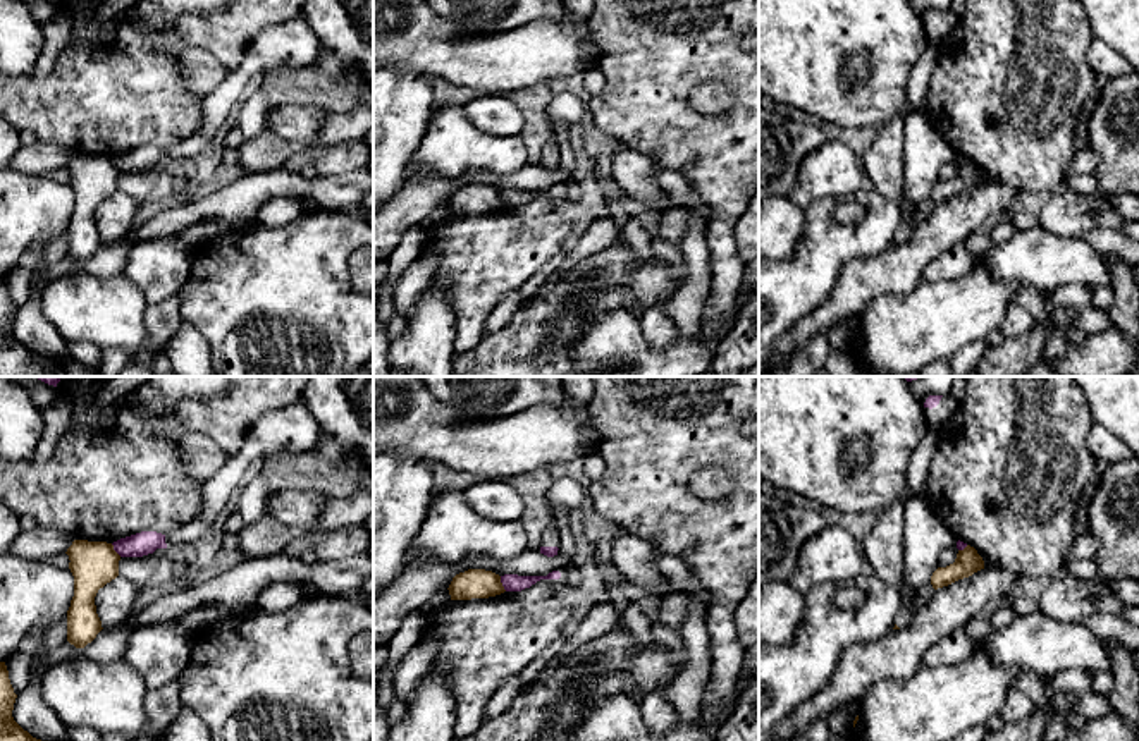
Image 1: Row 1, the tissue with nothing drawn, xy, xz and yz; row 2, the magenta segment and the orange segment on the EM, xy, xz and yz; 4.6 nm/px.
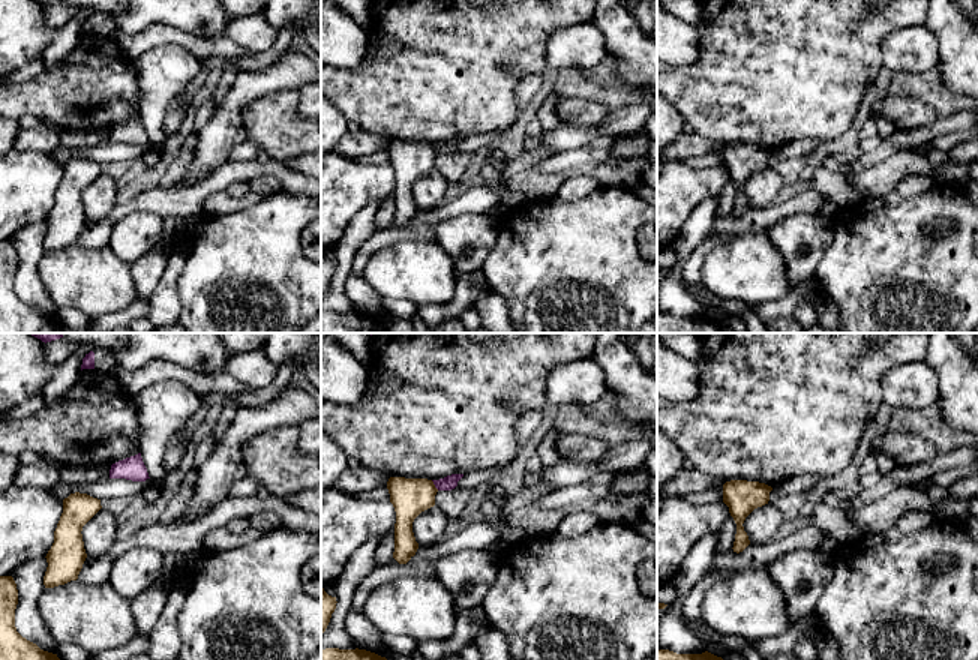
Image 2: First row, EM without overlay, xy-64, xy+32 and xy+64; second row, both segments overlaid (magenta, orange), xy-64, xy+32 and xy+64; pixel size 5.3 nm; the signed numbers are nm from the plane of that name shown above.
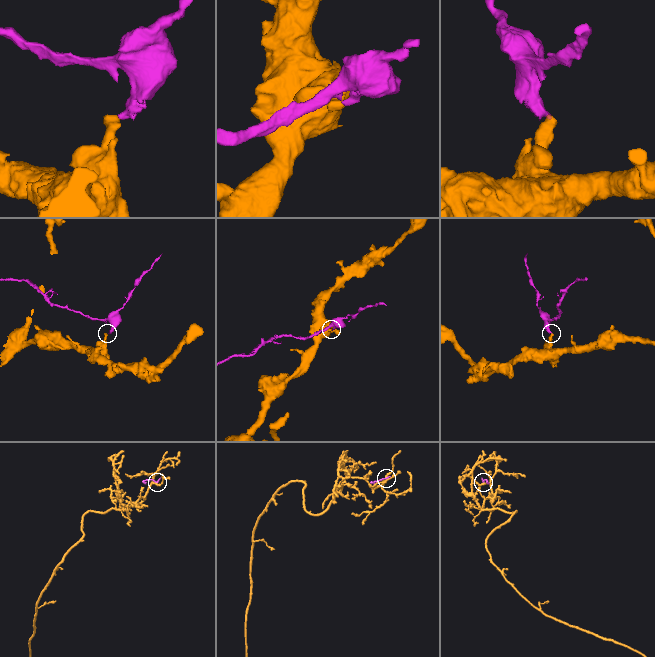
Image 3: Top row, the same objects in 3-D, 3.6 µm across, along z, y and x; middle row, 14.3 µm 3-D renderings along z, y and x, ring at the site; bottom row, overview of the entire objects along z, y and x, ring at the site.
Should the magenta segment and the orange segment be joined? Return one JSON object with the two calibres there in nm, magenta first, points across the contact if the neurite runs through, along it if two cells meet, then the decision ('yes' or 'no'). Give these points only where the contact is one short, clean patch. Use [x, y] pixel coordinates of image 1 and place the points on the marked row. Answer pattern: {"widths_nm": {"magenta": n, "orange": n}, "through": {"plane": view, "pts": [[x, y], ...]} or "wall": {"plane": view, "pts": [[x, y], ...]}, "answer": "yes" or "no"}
{"widths_nm": {"magenta": 80, "orange": 140}, "wall": {"plane": "xz", "pts": [[499, 576], [506, 590]]}, "answer": "no"}

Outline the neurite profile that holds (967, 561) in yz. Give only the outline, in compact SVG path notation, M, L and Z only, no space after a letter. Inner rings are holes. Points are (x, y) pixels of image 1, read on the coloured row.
M967 545L964 550L958 550L953 564L946 567L938 567L931 576L931 585L934 590L948 586L958 579L969 578L974 573L984 569L984 560L977 550Z

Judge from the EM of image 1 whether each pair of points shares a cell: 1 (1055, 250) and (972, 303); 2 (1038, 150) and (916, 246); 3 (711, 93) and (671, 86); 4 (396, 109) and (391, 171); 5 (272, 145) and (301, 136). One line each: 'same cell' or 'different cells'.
1: different cells
2: different cells
3: different cells
4: same cell
5: different cells

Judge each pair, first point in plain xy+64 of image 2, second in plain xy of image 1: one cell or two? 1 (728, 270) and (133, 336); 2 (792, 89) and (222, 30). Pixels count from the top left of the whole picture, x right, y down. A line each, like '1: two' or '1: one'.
1: one
2: one

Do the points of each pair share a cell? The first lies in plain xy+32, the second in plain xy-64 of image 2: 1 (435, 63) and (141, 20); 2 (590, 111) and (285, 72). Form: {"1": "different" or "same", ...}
{"1": "different", "2": "different"}

